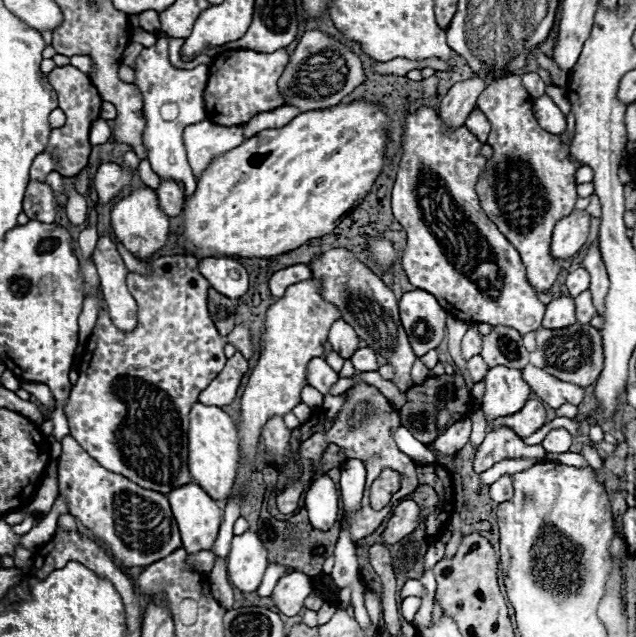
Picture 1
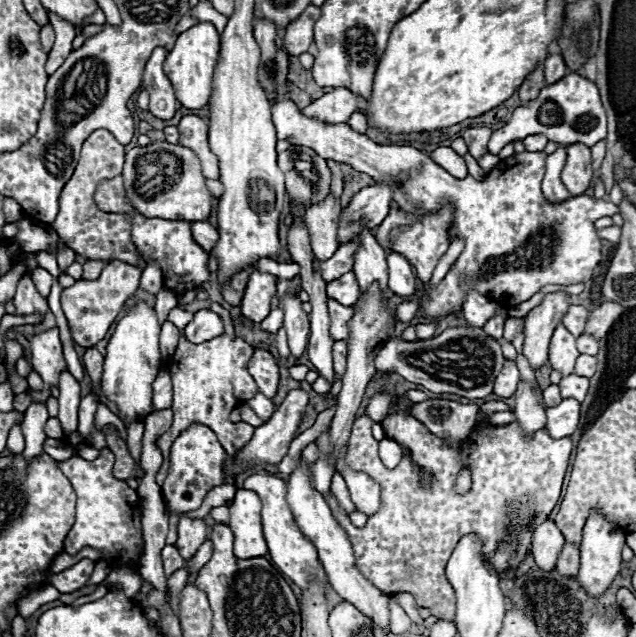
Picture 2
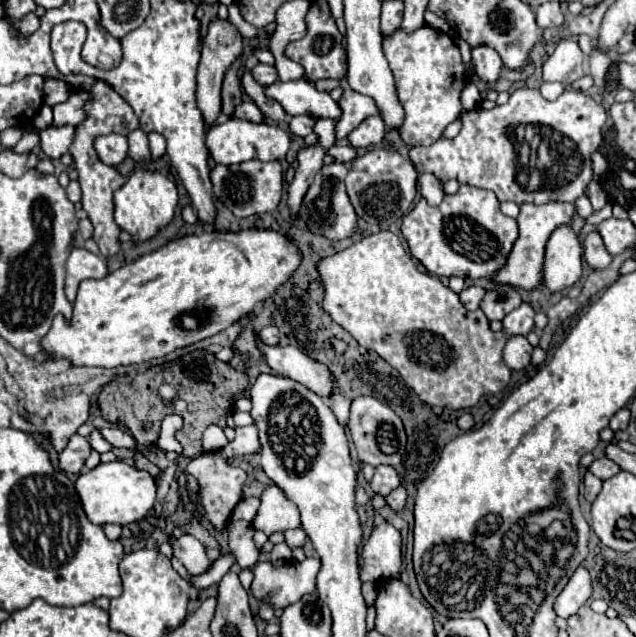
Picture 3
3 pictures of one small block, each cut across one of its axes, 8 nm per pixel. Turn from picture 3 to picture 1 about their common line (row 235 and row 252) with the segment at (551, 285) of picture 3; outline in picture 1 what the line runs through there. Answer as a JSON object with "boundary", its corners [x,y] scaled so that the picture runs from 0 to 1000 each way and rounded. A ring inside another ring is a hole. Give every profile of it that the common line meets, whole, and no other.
{"boundary":[[[921,330],[887,339],[877,345],[868,370],[868,402],[884,408],[909,399],[928,364],[928,336]]]}

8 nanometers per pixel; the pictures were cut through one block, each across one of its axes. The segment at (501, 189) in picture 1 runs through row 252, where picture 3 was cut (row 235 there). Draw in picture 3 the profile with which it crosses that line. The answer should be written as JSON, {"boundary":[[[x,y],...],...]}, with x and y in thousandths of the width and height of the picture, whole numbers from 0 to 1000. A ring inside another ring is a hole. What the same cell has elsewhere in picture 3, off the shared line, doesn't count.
{"boundary":[[[862,317],[852,323],[843,320],[821,320],[818,323],[818,339],[811,342],[814,358],[818,358],[818,370],[799,402],[796,418],[777,433],[780,443],[786,446],[802,446],[811,452],[824,452],[824,455],[836,455],[836,452],[852,452],[852,408],[855,408],[855,386],[865,374],[865,367],[887,355],[896,352],[903,339],[903,320],[893,317]]]}

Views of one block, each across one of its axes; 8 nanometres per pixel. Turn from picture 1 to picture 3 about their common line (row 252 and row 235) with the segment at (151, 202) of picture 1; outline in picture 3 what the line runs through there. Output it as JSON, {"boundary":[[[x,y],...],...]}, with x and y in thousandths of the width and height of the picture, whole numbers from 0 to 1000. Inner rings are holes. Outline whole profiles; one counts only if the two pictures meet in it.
{"boundary":[[[211,264],[208,273],[201,276],[198,289],[189,292],[179,301],[179,342],[189,358],[204,364],[208,377],[223,380],[248,367],[252,358],[258,358],[280,323],[280,301],[277,289],[264,283],[258,273],[245,267],[230,267],[230,264]]]}

